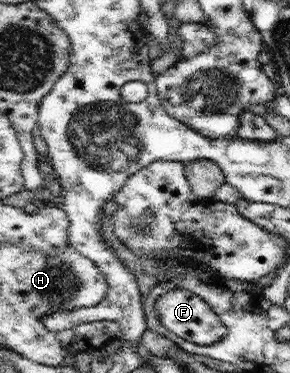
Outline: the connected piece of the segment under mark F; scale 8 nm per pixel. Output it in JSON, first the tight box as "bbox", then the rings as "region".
{"bbox":[154,288,226,346],"region":[[[184,288],[167,290],[165,294],[158,298],[154,308],[160,323],[173,335],[177,335],[188,342],[209,346],[209,344],[222,340],[226,335],[226,326],[217,314],[198,294],[190,290]]]}

